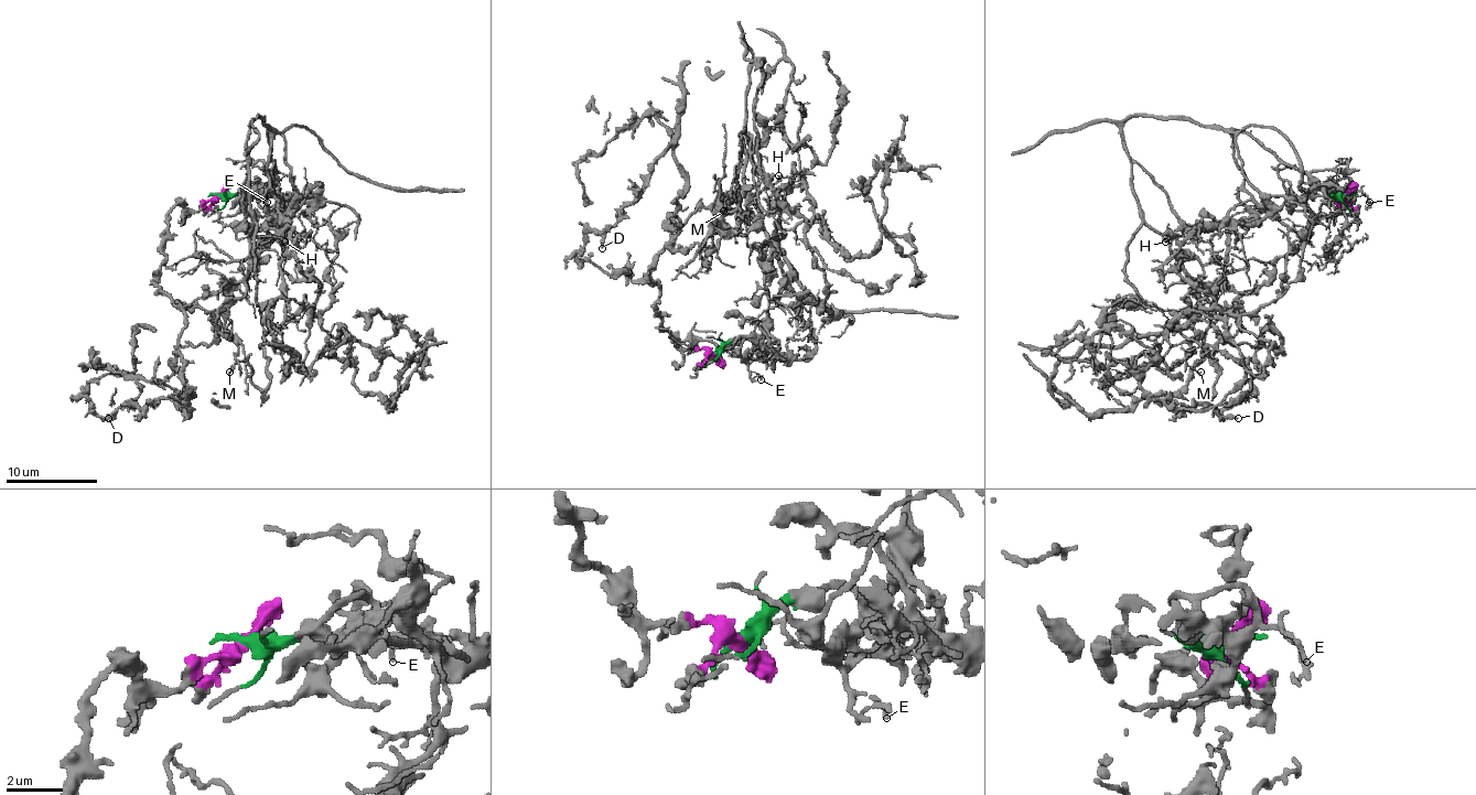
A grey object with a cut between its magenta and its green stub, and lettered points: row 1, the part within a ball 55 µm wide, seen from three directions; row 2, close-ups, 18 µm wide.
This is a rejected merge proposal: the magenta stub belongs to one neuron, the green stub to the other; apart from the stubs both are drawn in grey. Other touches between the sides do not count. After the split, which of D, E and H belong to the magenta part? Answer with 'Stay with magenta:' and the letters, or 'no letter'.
Stay with magenta: D

